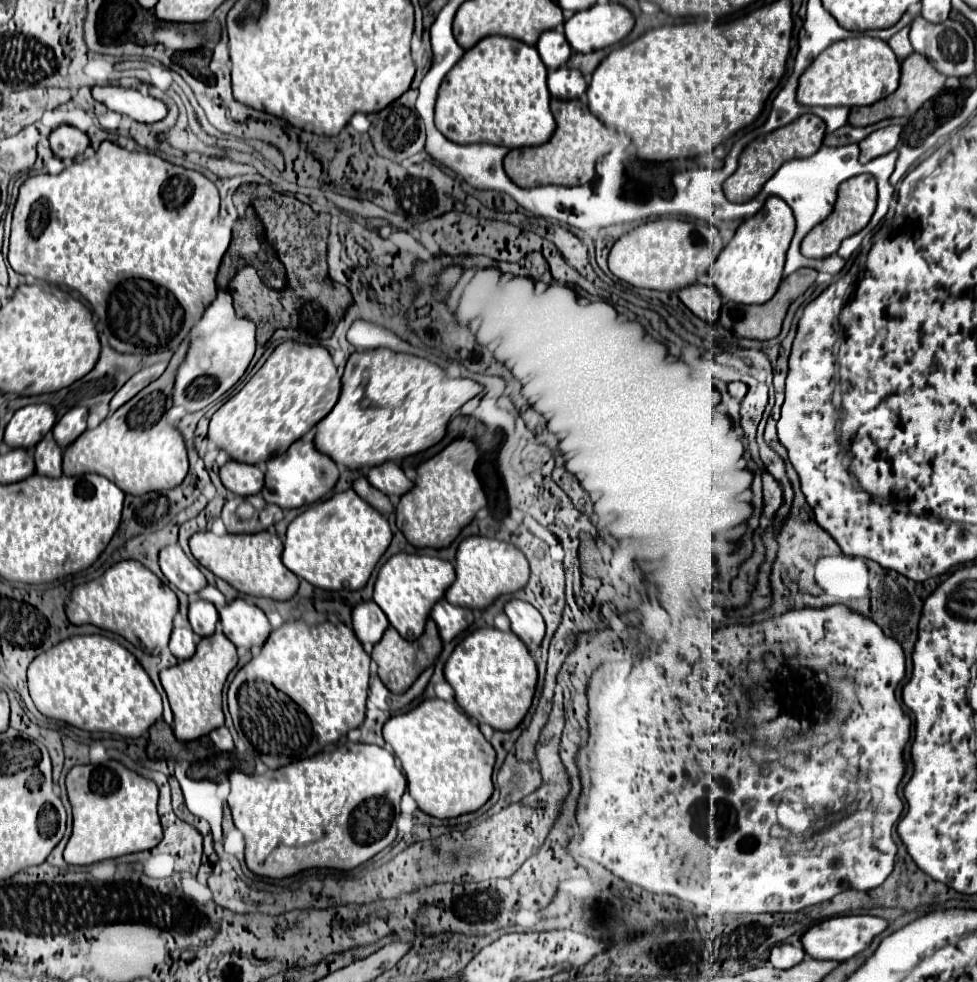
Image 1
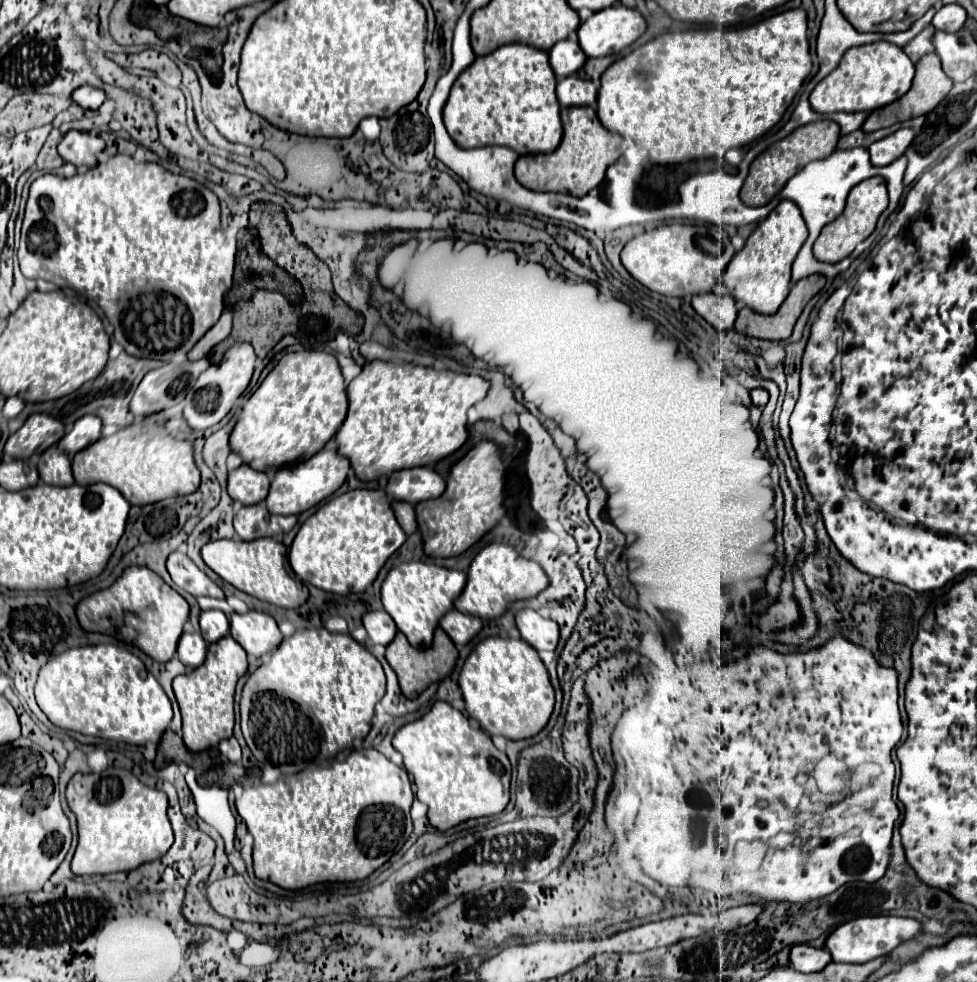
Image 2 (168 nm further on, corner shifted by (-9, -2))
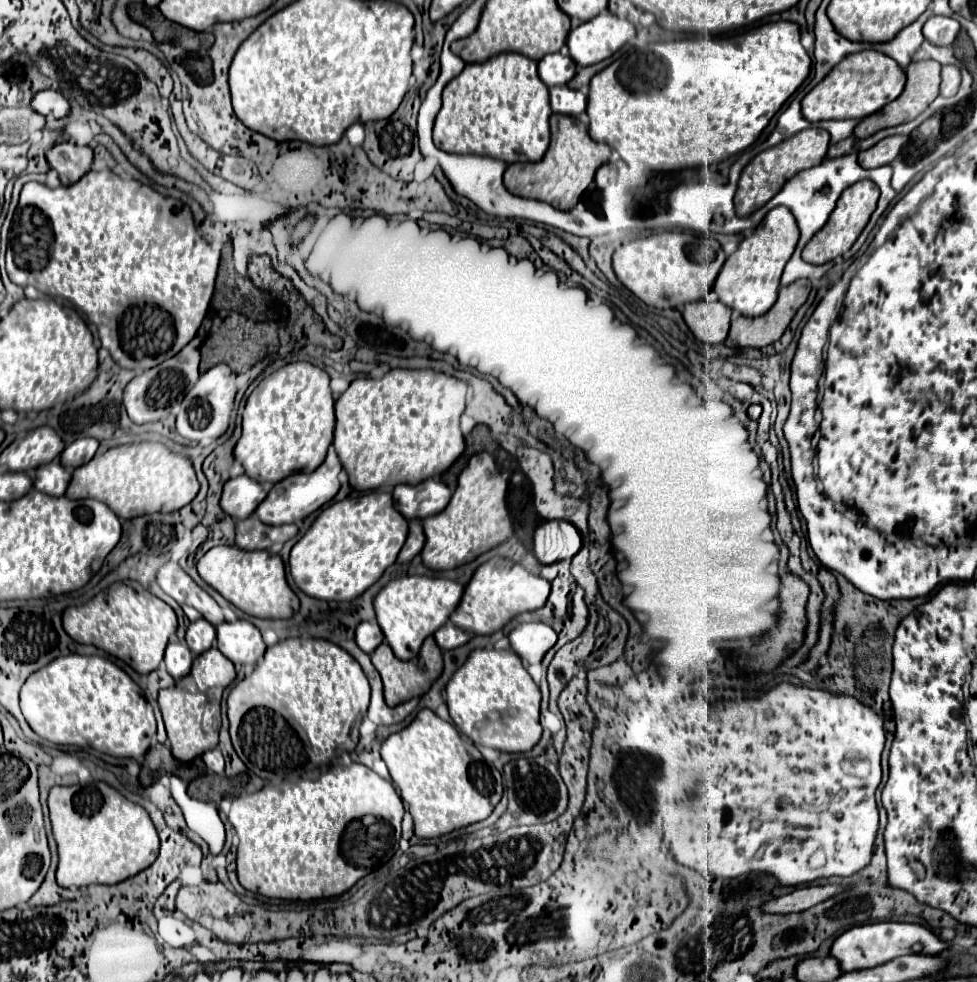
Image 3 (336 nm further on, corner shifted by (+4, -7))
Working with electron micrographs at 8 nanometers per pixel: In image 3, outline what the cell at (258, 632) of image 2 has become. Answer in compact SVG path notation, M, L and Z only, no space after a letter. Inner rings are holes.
M247 620L219 624L217 648L233 664L255 664L265 654L261 632Z

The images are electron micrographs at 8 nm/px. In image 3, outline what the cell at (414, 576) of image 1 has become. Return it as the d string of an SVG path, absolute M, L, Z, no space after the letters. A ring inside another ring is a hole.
M405 576L387 584L375 598L377 622L385 634L387 644L399 660L411 660L419 654L419 648L427 636L433 636L441 628L449 614L459 606L463 596L463 586L447 578L427 578L427 576Z

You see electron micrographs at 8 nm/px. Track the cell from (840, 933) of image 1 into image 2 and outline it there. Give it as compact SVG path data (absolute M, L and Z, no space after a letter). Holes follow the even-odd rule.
M892 915L858 917L858 919L852 919L852 921L836 927L826 939L826 949L830 951L834 961L840 961L840 963L866 963L866 961L872 961L880 955L888 955L894 947L898 947L900 943L912 939L918 933L920 933L920 923L916 919L892 917Z

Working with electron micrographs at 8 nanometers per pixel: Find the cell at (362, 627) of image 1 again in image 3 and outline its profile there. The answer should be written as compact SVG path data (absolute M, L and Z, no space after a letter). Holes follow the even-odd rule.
M361 622L357 626L357 634L355 634L355 642L357 646L365 652L365 654L371 654L381 642L383 642L383 632L379 628L377 622Z

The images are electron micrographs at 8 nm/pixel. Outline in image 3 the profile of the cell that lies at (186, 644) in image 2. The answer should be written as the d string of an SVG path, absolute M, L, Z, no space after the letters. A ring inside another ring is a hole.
M171 640L167 644L165 650L165 664L167 664L167 672L175 678L181 680L183 676L187 676L187 672L191 670L191 650L187 648L187 644L181 644L179 640Z

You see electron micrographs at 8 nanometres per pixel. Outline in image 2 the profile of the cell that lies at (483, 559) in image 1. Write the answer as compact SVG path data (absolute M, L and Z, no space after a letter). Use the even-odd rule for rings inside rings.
M490 543L472 559L466 587L462 595L454 601L454 607L468 615L478 615L480 619L496 619L506 611L506 607L512 601L530 599L542 589L546 589L546 585L548 585L548 577L536 561L518 555L518 551L510 545Z

